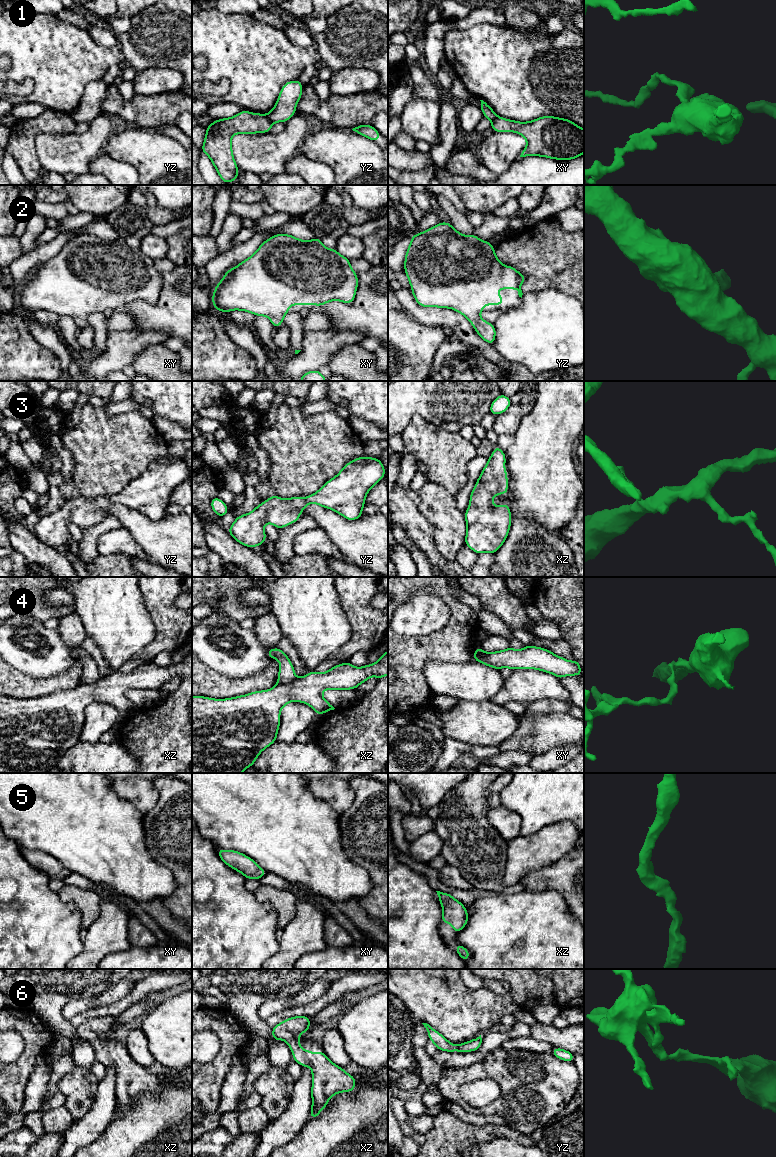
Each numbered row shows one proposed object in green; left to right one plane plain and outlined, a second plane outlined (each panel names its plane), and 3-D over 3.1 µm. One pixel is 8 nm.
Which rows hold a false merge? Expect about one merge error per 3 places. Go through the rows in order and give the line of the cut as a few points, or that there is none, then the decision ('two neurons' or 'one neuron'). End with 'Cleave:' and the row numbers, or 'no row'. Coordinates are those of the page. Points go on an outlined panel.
1: yz (266, 115), (272, 123) | two neurons
2: no cut | one neuron
3: no cut | one neuron
4: xz (296, 678), (289, 682), (278, 683) | two neurons
5: no cut | one neuron
6: no cut | one neuron
Cleave: 1, 4

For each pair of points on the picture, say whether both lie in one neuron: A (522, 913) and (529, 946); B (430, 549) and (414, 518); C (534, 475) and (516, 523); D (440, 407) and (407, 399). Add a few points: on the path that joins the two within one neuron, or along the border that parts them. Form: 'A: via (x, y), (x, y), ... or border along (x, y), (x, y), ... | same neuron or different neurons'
A: via (522, 921), (522, 936), (524, 938) | same neuron
B: via (425, 541), (417, 526) | same neuron
C: border along (512, 518), (532, 519), (540, 525) | different neurons
D: via (432, 399), (415, 399) | same neuron

